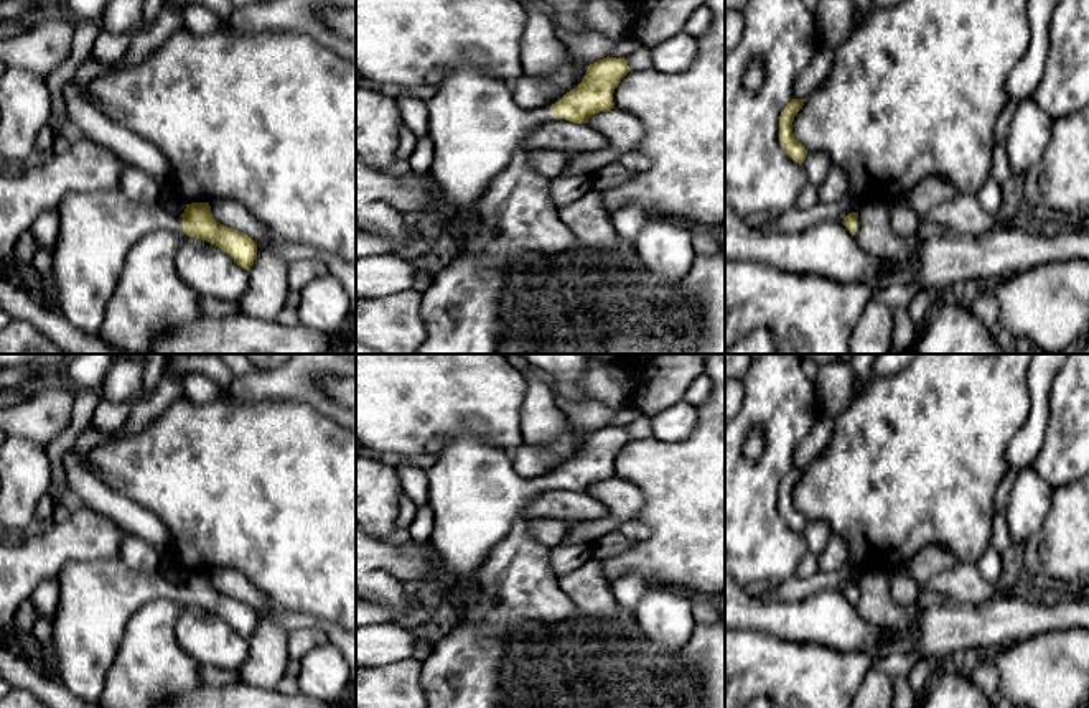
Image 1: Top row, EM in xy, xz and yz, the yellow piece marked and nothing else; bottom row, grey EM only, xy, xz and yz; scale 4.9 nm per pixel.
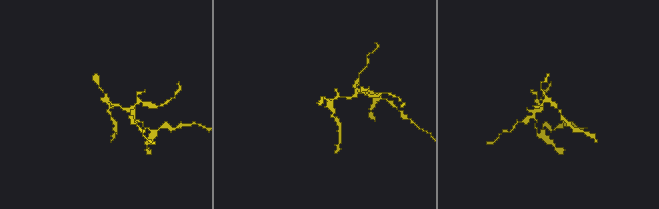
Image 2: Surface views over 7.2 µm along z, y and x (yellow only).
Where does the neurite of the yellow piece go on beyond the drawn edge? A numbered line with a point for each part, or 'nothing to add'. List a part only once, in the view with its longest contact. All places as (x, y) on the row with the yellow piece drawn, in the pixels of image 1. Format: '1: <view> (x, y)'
1: xy (98, 229)

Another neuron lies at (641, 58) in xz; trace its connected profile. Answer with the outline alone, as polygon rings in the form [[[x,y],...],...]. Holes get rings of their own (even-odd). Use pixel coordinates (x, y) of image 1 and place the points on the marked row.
[[[641,46],[634,53],[628,54],[624,59],[629,69],[647,69],[652,66],[651,49],[647,46]]]

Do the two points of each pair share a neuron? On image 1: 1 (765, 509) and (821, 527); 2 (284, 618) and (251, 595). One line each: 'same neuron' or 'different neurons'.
1: different neurons
2: same neuron

